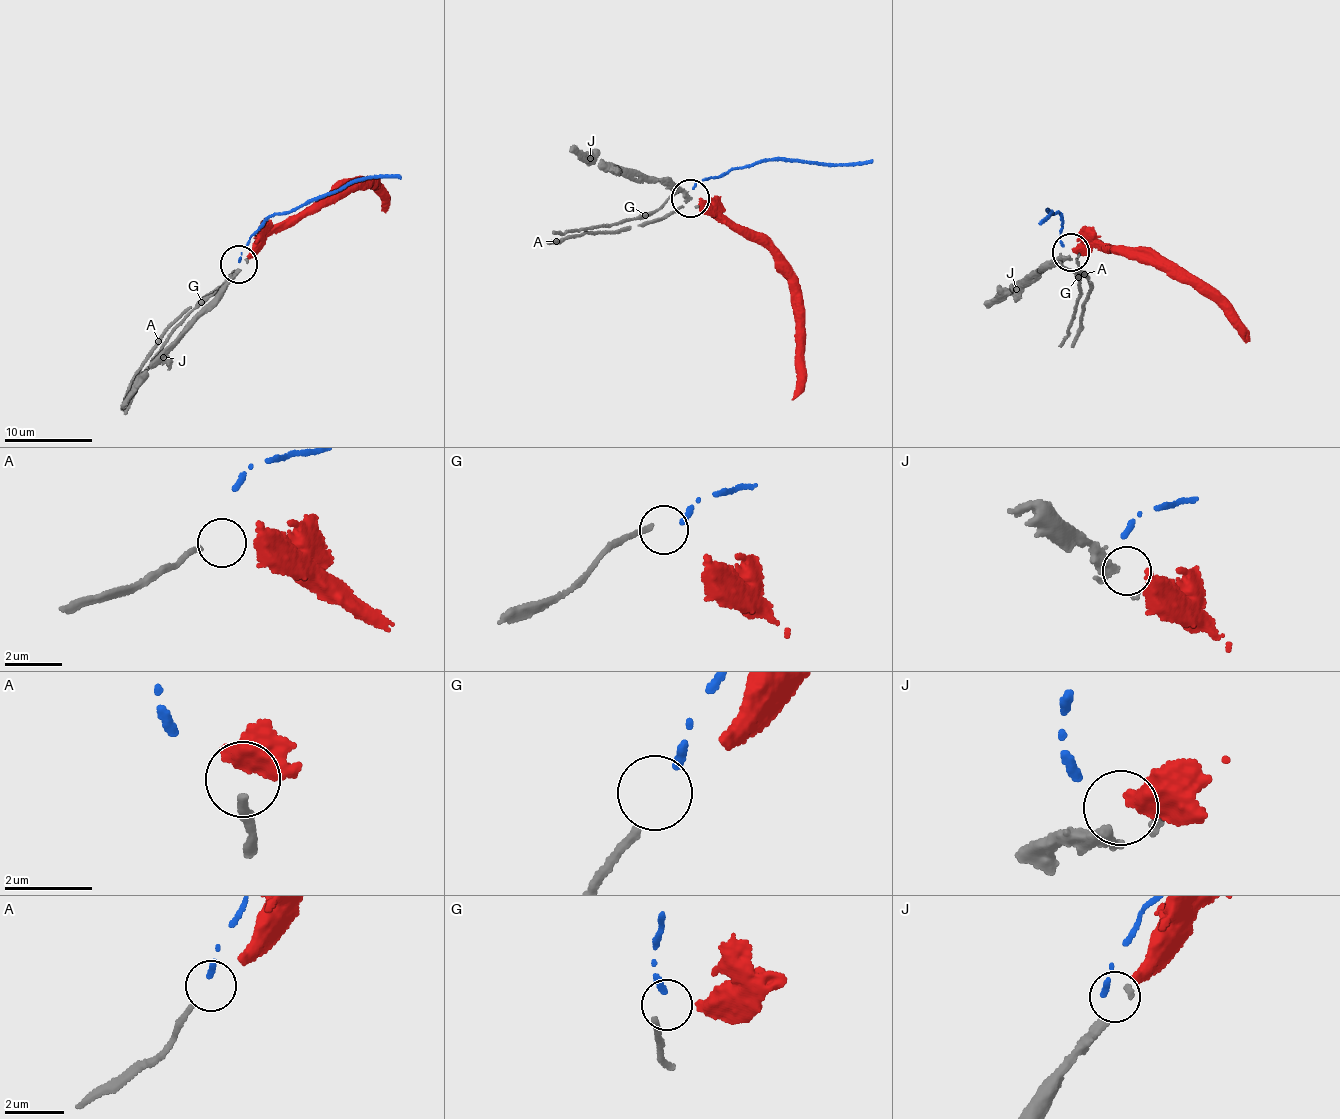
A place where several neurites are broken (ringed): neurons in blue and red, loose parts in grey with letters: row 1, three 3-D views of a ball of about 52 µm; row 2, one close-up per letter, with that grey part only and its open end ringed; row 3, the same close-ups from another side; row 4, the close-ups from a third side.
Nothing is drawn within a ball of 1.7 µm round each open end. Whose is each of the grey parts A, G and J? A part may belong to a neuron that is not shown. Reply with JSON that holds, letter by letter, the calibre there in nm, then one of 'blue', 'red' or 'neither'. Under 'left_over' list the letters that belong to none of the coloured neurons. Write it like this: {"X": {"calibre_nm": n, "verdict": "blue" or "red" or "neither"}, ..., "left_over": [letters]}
{"A": {"calibre_nm": 180, "verdict": "neither"}, "G": {"calibre_nm": 170, "verdict": "blue"}, "J": {"calibre_nm": 130, "verdict": "red"}, "left_over": ["A"]}

